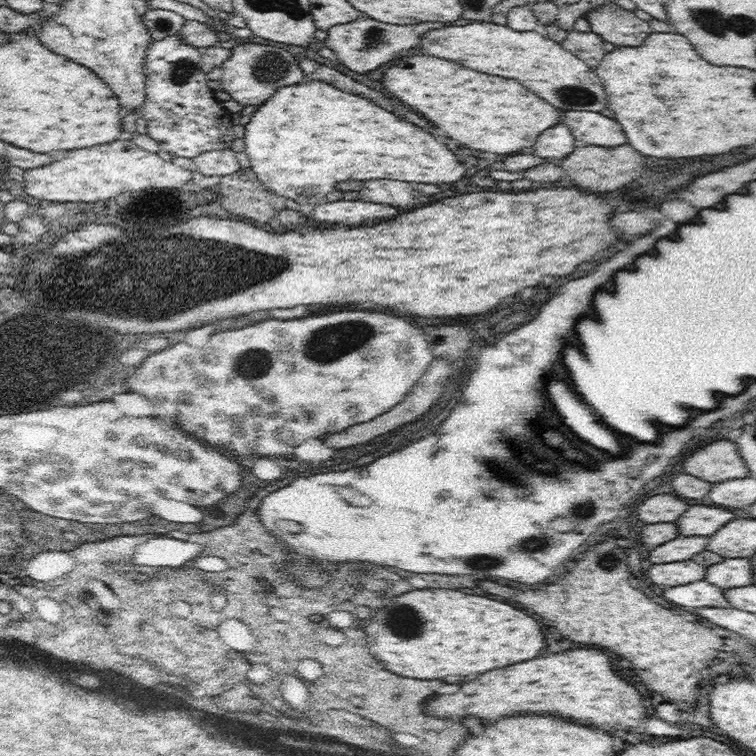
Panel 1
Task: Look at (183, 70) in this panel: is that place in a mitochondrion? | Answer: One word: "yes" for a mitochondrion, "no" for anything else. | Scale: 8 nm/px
yes

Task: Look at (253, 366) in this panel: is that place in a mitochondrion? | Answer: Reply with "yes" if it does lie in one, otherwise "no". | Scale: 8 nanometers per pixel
yes

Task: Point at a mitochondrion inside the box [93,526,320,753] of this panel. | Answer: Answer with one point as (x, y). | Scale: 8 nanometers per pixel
(139, 707)

